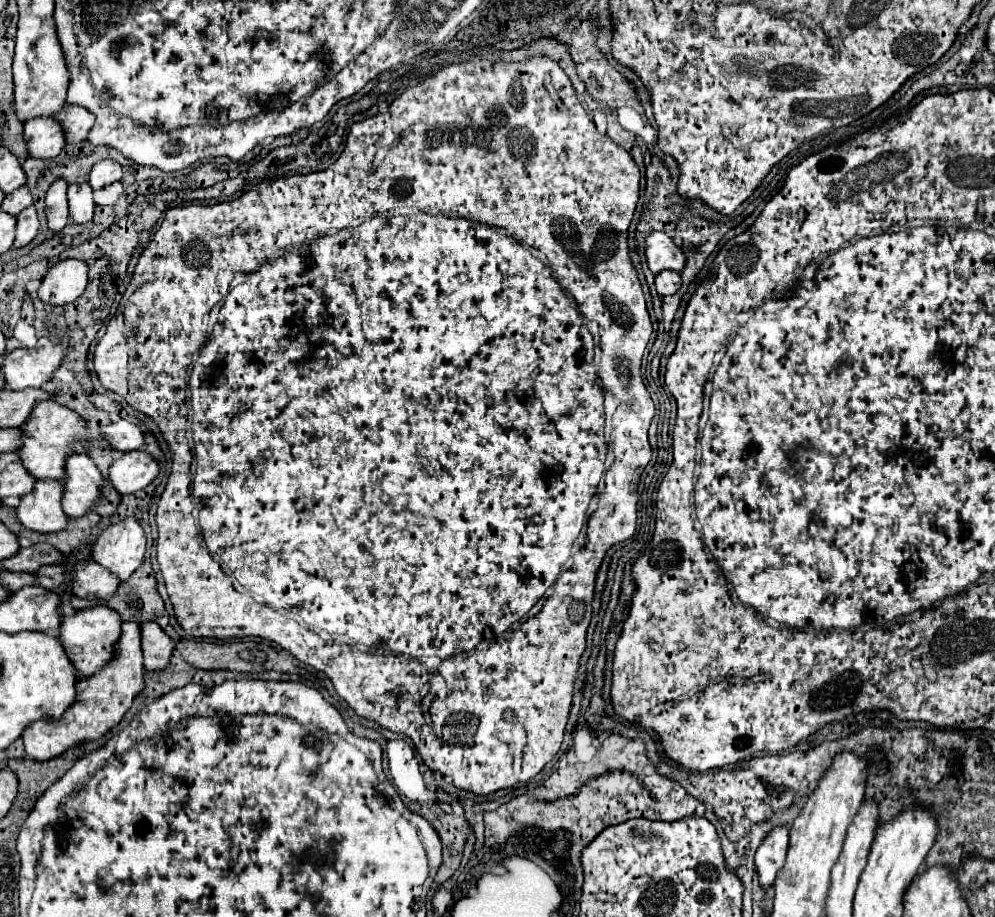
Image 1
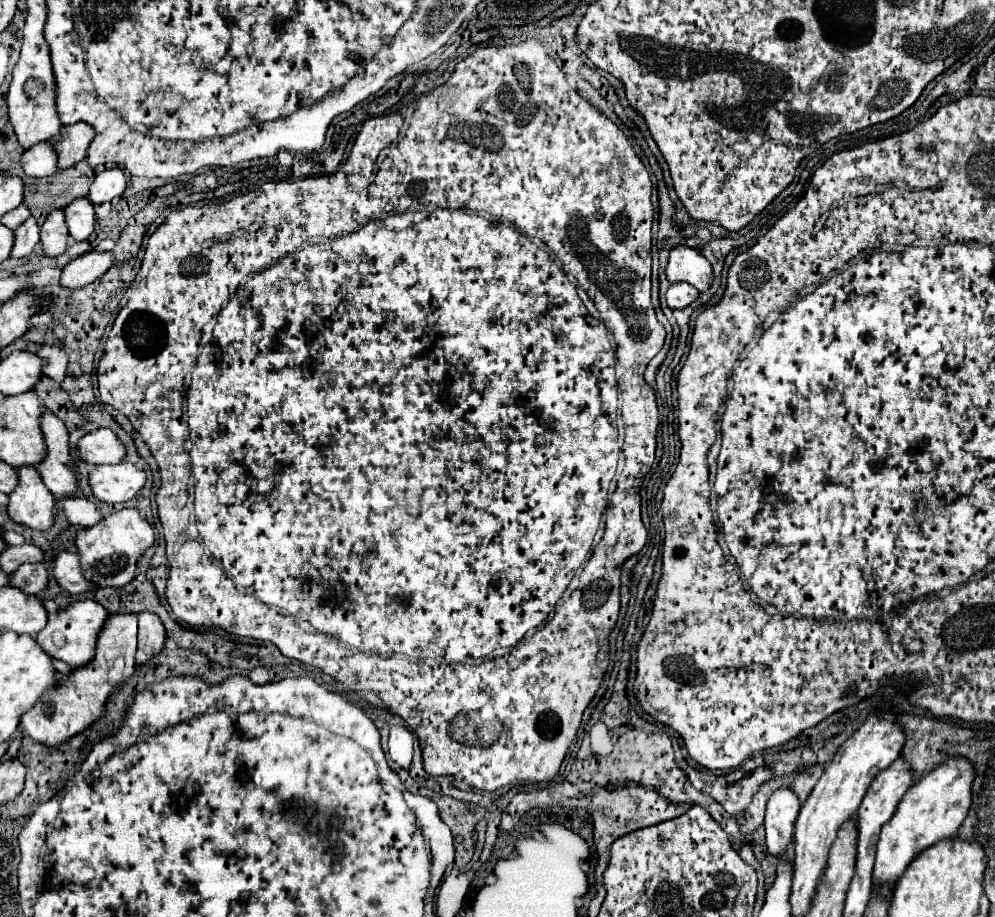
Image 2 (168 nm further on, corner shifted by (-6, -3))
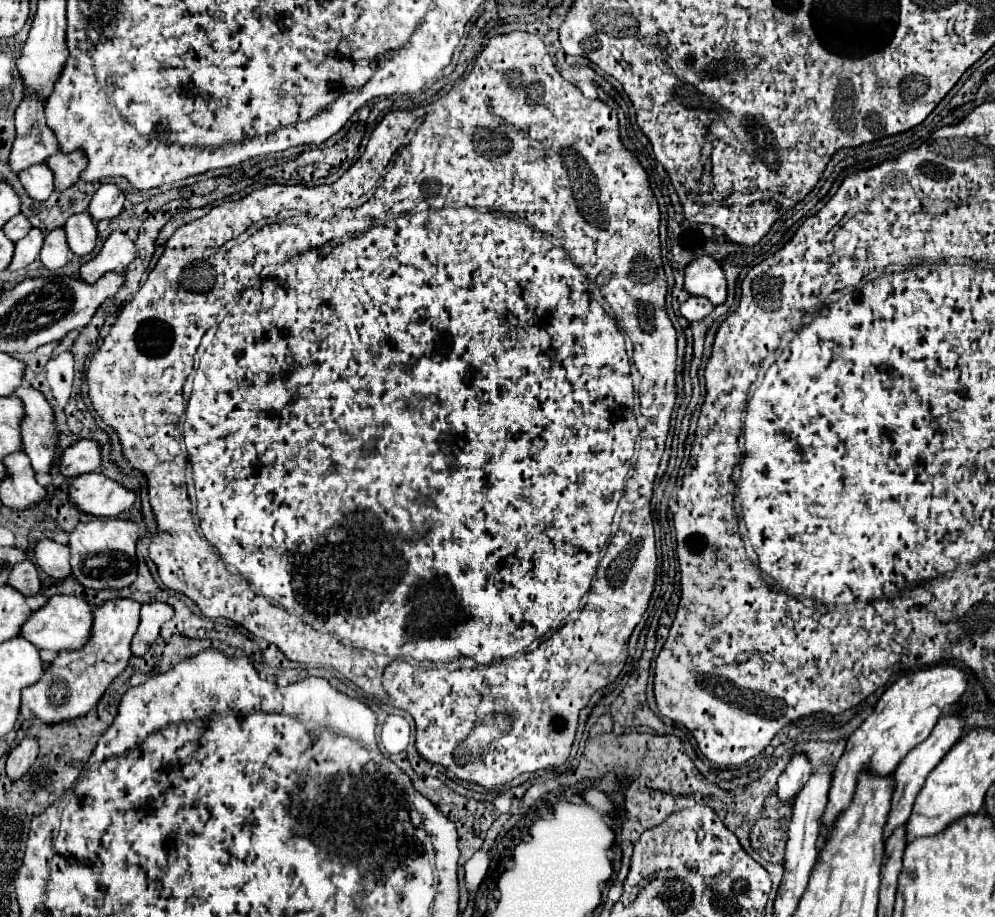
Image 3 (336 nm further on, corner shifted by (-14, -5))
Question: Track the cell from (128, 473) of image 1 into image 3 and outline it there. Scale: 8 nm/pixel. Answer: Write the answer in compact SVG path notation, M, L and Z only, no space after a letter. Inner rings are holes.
M85 473L69 481L69 501L81 513L95 517L115 517L137 499L137 493L125 489L103 473Z

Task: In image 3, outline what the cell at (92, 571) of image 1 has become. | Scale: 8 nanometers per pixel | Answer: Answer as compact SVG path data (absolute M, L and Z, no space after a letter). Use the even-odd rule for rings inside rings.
M43 539L35 543L35 563L41 571L55 579L63 579L71 575L71 565L69 565L69 547L59 545L51 539Z

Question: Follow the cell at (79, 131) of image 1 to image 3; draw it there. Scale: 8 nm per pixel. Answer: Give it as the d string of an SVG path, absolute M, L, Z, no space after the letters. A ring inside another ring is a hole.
M57 151L55 155L51 155L47 161L47 167L53 171L53 177L55 177L55 191L65 191L69 189L71 185L77 183L81 171L85 169L87 165L87 159L83 153L75 151L75 153L61 153Z

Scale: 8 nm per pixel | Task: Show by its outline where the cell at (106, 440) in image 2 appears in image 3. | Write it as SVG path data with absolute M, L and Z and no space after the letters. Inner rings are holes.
M81 439L61 453L61 457L57 459L57 465L61 475L65 477L77 477L83 473L99 471L101 467L99 445L91 439Z

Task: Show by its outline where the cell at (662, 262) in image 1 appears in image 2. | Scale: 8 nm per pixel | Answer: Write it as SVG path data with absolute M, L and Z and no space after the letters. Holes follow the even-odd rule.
M677 245L669 251L669 263L667 263L667 279L669 283L679 283L687 281L699 291L709 289L713 271L711 263L693 247L687 245Z

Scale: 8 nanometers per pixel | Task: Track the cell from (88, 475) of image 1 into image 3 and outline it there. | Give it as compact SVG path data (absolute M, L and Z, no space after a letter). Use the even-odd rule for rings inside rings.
M19 387L15 389L15 395L23 401L25 415L21 425L21 441L23 451L31 459L31 465L35 471L49 471L51 461L55 459L55 441L57 441L57 429L55 429L55 417L51 413L51 407L47 399L41 395L41 391L33 387Z

